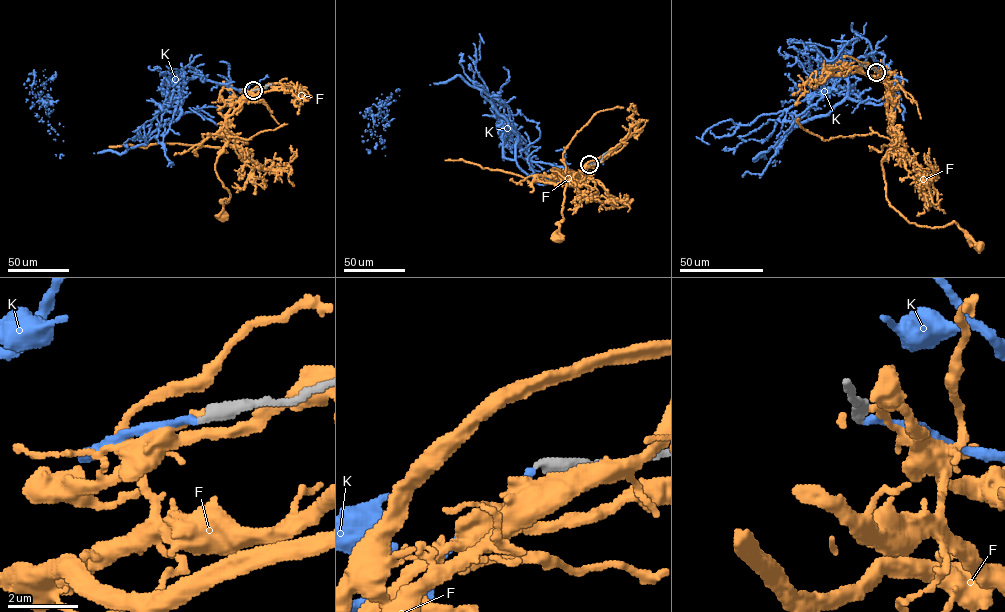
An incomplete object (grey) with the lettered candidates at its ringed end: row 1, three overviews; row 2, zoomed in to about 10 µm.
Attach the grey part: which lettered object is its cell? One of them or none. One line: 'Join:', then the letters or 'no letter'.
Join: K

